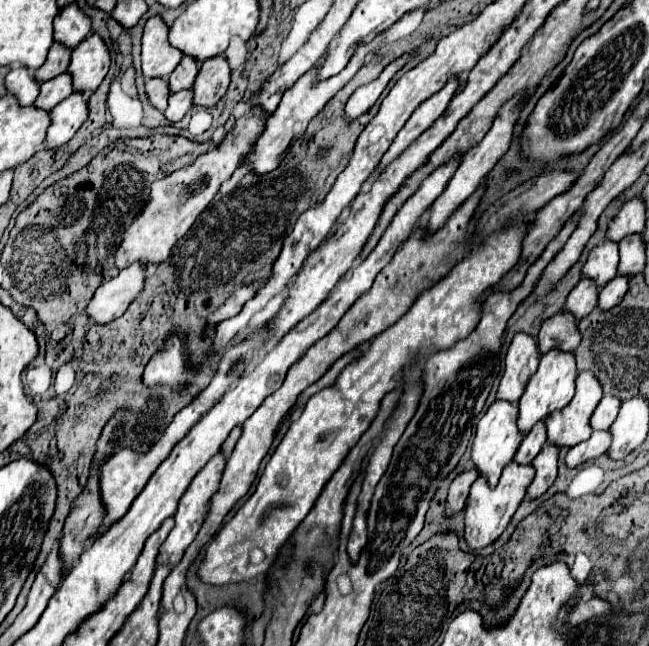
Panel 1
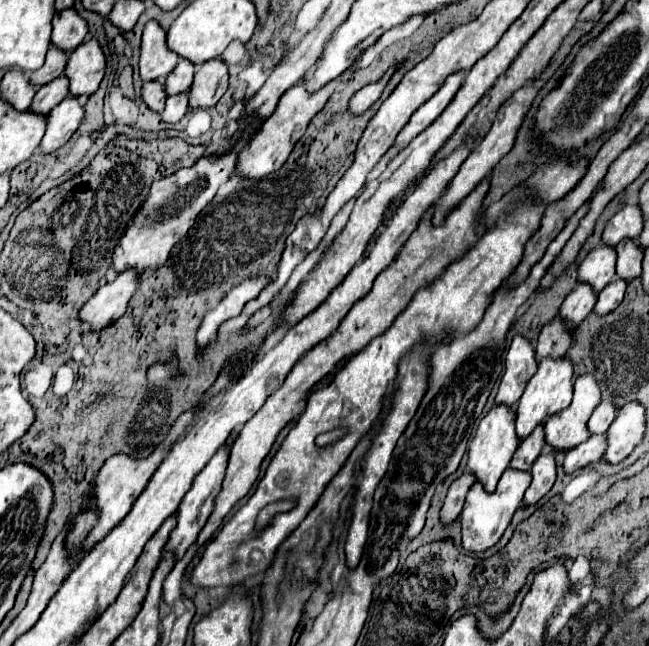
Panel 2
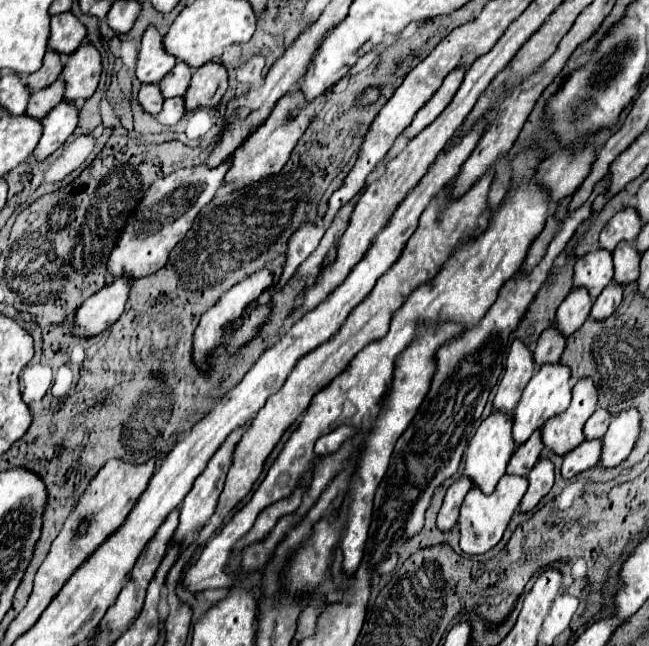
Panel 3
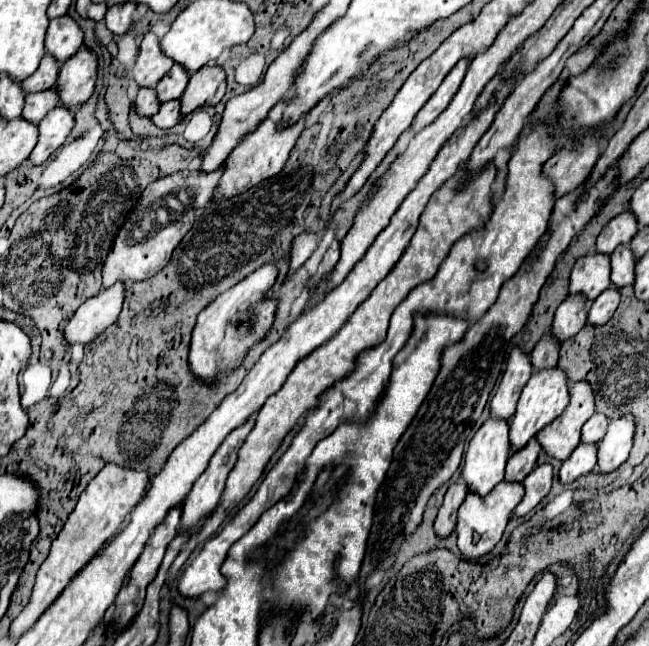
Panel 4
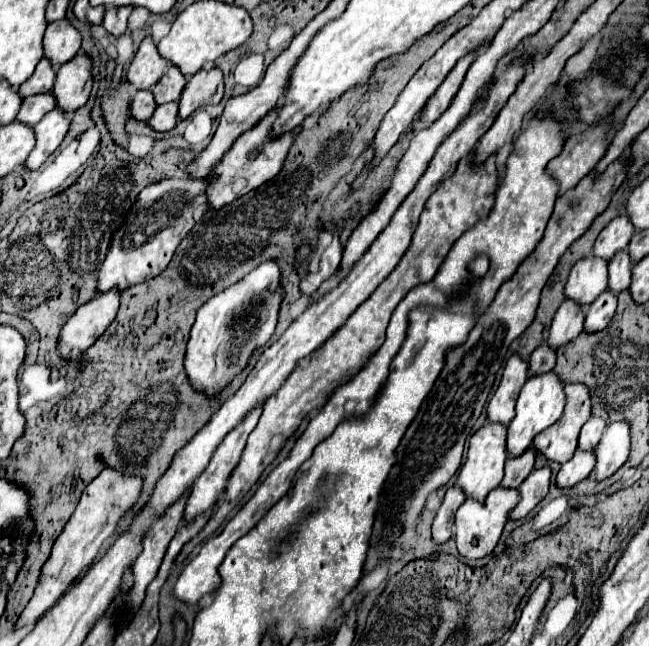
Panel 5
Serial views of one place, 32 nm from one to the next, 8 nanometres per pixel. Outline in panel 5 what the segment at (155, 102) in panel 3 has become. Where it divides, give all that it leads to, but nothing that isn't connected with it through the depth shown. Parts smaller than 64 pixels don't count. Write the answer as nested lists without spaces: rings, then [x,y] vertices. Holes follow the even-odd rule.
[[[150,90],[136,92],[136,96],[128,104],[128,116],[138,122],[148,120],[154,114],[154,110],[156,110],[156,104],[154,104],[154,96]]]

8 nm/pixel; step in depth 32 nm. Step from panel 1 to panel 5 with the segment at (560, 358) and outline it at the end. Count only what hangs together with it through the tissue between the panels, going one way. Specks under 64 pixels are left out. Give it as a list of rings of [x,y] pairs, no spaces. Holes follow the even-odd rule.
[[[546,372],[540,376],[532,376],[520,390],[520,396],[516,400],[516,416],[508,426],[508,434],[506,434],[506,454],[510,458],[518,458],[520,454],[524,454],[530,446],[536,434],[544,432],[546,428],[550,428],[552,424],[556,424],[556,420],[562,416],[564,410],[564,382],[560,382],[560,378],[554,372]]]

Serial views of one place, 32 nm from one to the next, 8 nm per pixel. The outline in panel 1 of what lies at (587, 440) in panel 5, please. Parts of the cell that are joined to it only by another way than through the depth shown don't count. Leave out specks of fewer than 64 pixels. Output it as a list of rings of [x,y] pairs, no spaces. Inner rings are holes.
[[[604,396],[590,418],[592,430],[608,430],[616,420],[618,410],[620,410],[620,400],[616,400],[616,396]]]

